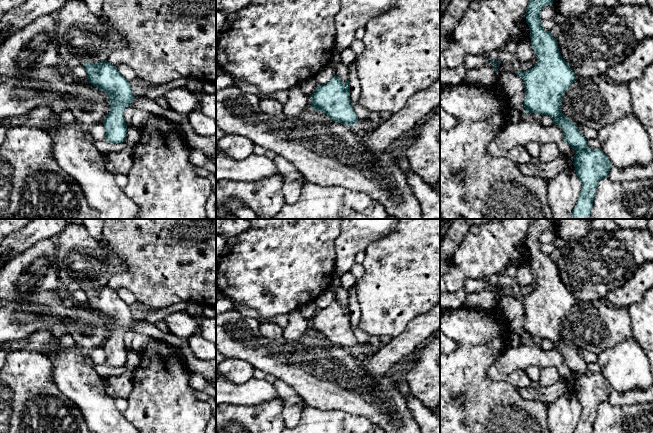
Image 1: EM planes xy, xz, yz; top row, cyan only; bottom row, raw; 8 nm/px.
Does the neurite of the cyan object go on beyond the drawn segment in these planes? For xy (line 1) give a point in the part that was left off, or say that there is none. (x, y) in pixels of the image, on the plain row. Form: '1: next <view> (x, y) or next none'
1: next none

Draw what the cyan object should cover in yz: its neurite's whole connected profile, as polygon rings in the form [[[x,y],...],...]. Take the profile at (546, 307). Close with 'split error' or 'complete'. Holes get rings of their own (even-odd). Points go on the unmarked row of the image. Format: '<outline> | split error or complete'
[[[554,219],[530,220],[526,247],[530,252],[531,271],[537,279],[537,288],[526,296],[515,297],[525,308],[524,338],[549,339],[554,348],[563,354],[562,364],[576,375],[573,389],[582,411],[574,433],[592,433],[598,407],[607,401],[612,388],[601,373],[587,370],[578,349],[562,337],[562,322],[576,302],[562,282],[552,255],[546,255],[542,250],[540,237],[553,225]]] | complete

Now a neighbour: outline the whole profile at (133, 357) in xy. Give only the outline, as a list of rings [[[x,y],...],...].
[[[130,329],[124,335],[124,343],[127,349],[127,357],[125,367],[129,373],[132,373],[140,365],[140,353],[132,349],[132,339],[135,336],[135,332]]]

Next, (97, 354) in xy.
[[[103,346],[91,349],[89,351],[89,356],[97,364],[104,364],[106,361],[106,354]]]

